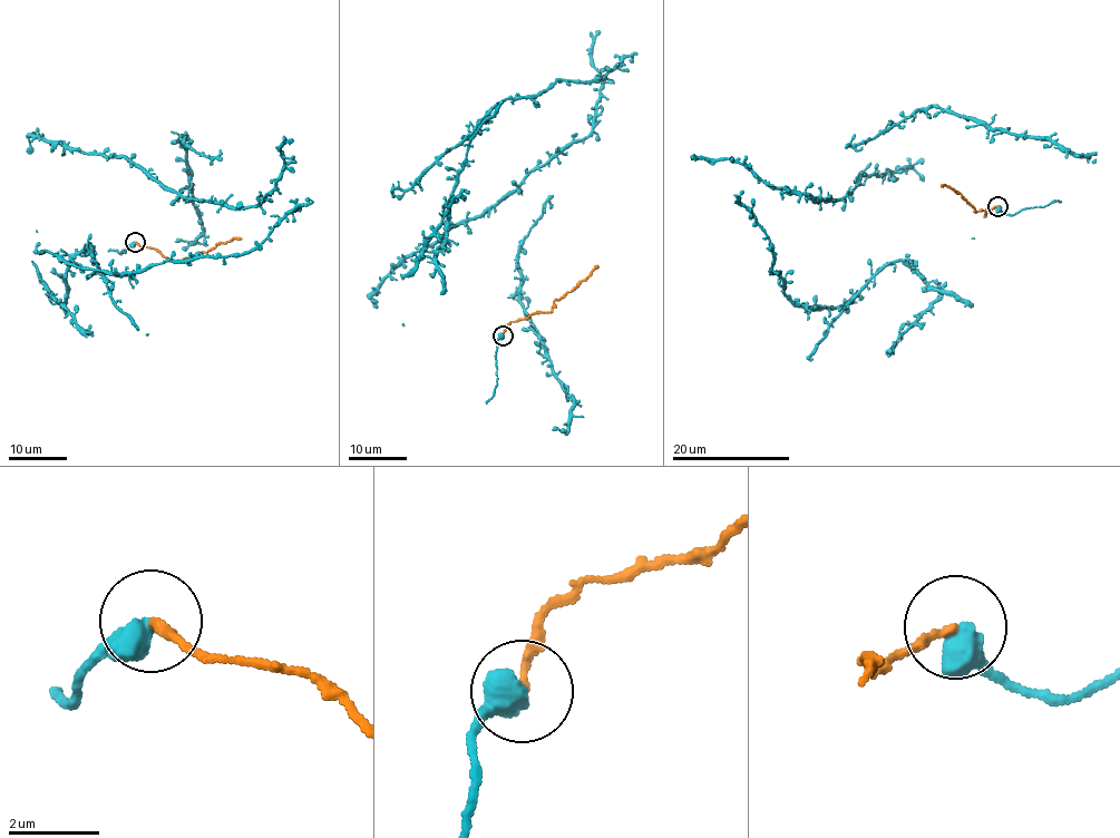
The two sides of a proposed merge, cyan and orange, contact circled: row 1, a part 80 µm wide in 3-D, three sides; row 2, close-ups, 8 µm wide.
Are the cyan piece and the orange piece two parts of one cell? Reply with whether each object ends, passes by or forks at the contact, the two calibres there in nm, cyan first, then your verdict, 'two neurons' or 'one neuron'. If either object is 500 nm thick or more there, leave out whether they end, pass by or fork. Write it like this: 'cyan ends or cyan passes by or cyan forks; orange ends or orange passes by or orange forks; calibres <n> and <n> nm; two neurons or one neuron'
calibres 550 and 160 nm; one neuron

